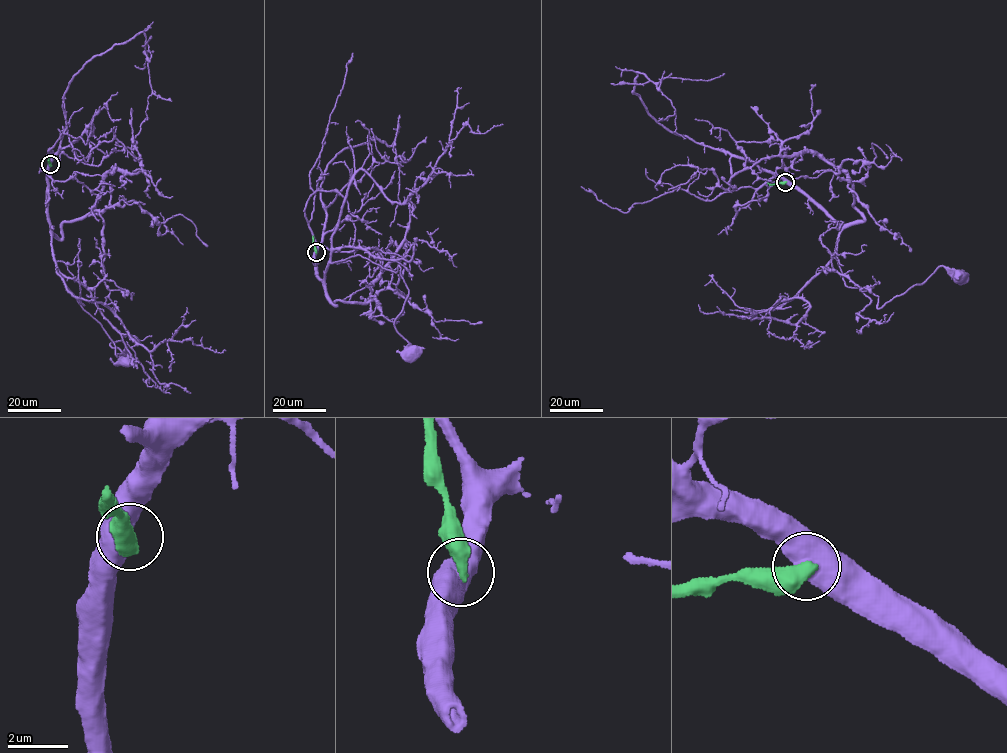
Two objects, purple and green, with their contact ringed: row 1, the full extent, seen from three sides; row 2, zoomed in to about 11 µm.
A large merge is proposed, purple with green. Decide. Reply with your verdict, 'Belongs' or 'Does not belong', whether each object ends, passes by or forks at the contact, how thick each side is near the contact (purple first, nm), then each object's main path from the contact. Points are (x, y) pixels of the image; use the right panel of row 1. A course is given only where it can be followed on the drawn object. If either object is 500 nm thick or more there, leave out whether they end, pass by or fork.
Does not belong. Thickness 750 nm (purple) against 500 nm. Course of purple: (785, 182), (841, 229), (834, 258), (845, 285), (877, 296), (878, 308), (925, 281), (938, 267), (957, 277). Course of green: (785, 181), (768, 183)

